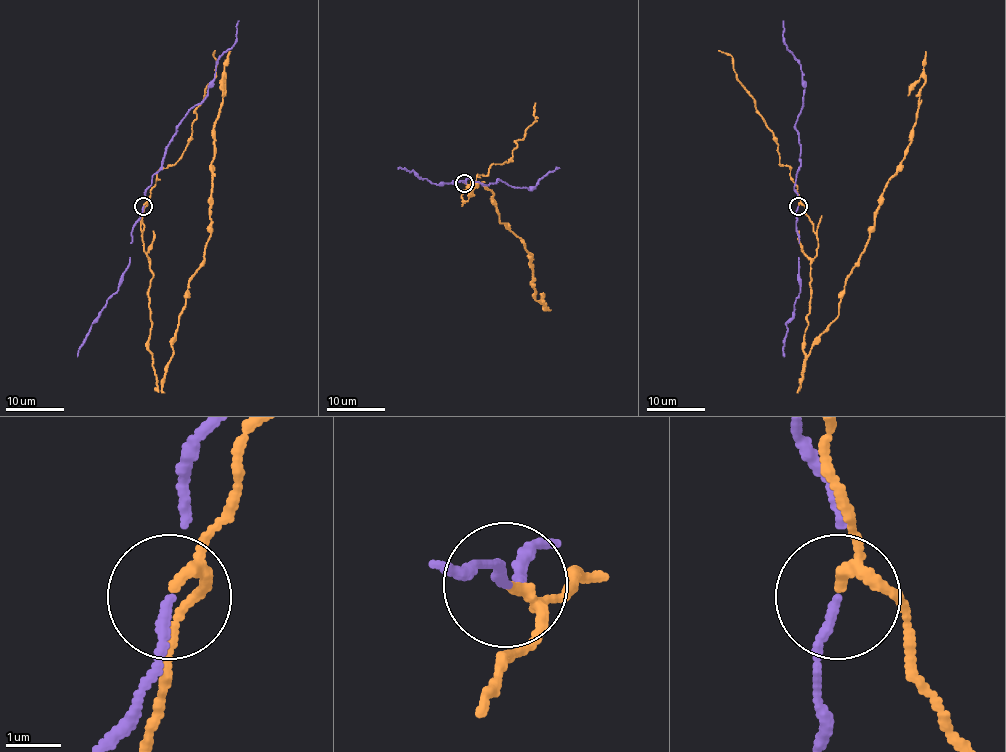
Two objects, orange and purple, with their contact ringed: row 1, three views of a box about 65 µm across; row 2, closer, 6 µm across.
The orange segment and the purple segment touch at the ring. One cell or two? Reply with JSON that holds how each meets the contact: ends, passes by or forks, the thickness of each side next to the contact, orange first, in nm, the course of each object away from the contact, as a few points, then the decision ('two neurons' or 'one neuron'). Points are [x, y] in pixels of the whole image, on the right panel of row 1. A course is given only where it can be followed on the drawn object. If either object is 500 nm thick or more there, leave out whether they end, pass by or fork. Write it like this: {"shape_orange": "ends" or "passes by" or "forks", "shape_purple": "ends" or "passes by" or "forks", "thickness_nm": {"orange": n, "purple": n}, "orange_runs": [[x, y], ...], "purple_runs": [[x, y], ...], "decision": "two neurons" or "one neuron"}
{"shape_orange": "passes by", "shape_purple": "passes by", "thickness_nm": {"orange": 140, "purple": 110}, "orange_runs": [[798, 205], [818, 248], [798, 389], [911, 140], [926, 51]], "purple_runs": [[798, 205], [793, 187], [801, 147], [795, 123], [805, 82], [799, 62], [785, 44], [783, 21]], "decision": "two neurons"}

